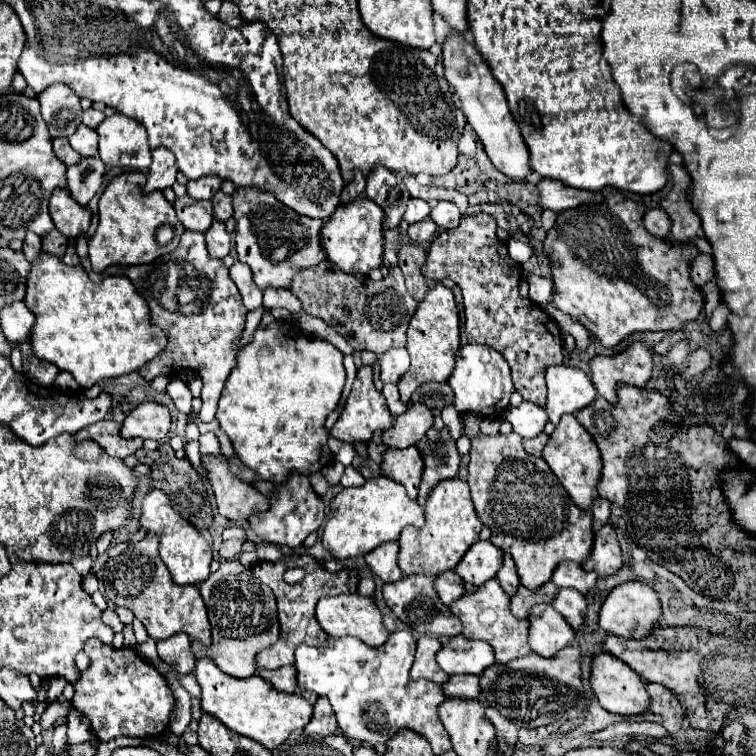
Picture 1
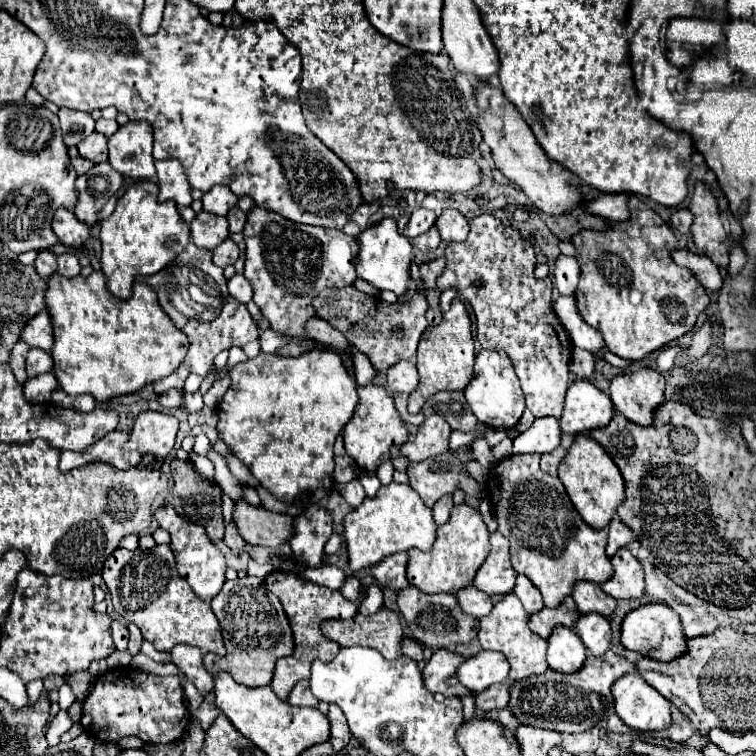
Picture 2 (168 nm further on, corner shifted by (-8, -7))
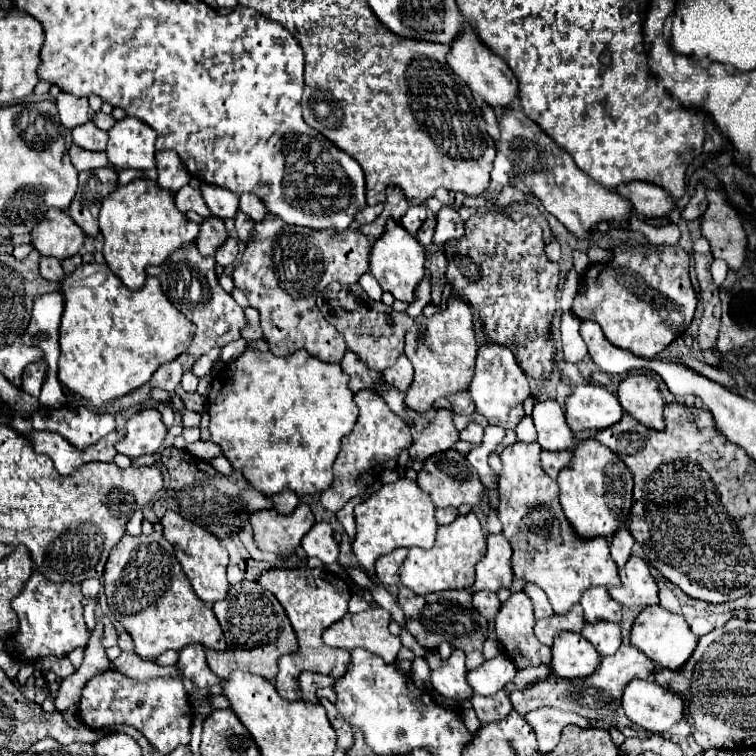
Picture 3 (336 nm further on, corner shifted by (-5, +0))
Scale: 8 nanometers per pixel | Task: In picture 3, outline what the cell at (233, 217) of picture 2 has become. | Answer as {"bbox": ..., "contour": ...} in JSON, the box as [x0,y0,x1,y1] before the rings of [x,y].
{"bbox":[236,212,254,242],"contour":[[[238,212],[236,214],[236,232],[238,232],[238,240],[240,242],[250,242],[252,238],[252,232],[254,232],[254,220],[250,216],[246,216],[244,212]]]}

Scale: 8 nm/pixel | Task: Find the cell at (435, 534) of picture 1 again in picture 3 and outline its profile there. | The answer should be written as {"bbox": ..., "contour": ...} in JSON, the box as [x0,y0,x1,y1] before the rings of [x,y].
{"bbox":[398,512,486,594],"contour":[[[474,512],[468,516],[458,516],[452,524],[440,526],[436,544],[432,550],[410,548],[406,560],[402,562],[398,576],[400,582],[410,588],[414,594],[430,594],[442,590],[462,590],[472,588],[474,584],[474,566],[484,558],[486,552],[486,534]]]}

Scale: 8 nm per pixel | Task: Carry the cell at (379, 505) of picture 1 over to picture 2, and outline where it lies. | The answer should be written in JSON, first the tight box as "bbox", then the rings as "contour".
{"bbox":[343,483,435,569],"contour":[[[389,483],[379,489],[375,497],[365,497],[359,507],[347,513],[343,521],[343,535],[349,553],[351,569],[365,569],[379,563],[383,557],[399,551],[409,551],[417,547],[421,551],[431,551],[435,541],[435,521],[431,509],[423,505],[417,491],[409,485]]]}

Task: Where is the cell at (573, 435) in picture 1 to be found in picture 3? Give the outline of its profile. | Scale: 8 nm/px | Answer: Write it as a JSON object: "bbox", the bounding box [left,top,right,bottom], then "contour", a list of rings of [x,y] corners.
{"bbox":[558,438,632,538],"contour":[[[594,438],[580,442],[572,454],[574,458],[570,466],[558,474],[562,510],[578,538],[610,538],[628,526],[632,508],[632,472],[610,448]]]}

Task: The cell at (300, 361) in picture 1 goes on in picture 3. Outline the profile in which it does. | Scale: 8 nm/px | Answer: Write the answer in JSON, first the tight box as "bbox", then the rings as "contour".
{"bbox":[208,350,358,496],"contour":[[[246,350],[240,358],[228,362],[212,380],[208,394],[210,442],[218,444],[232,468],[240,470],[252,488],[266,496],[284,490],[292,490],[298,496],[322,492],[332,484],[332,464],[342,448],[342,438],[350,434],[358,418],[358,406],[354,404],[348,382],[350,378],[346,378],[340,364],[320,362],[306,350],[282,358],[270,352]]]}

